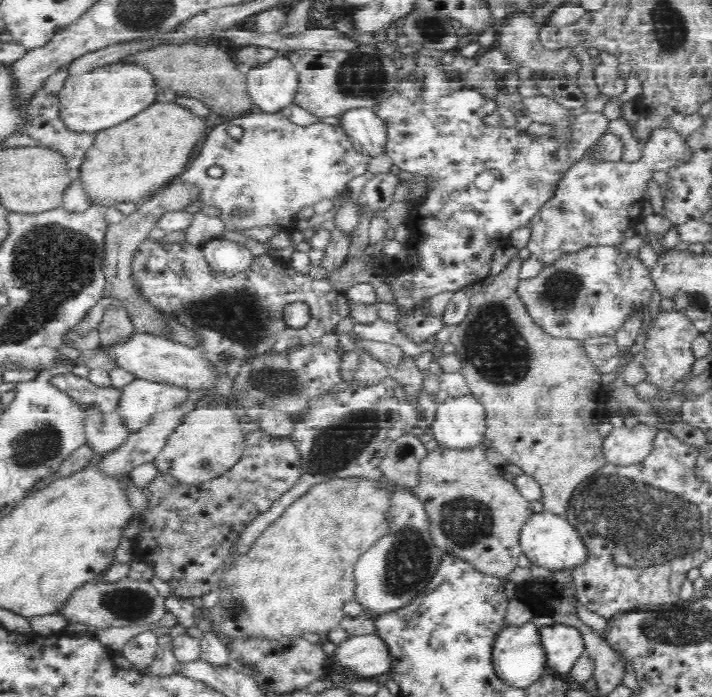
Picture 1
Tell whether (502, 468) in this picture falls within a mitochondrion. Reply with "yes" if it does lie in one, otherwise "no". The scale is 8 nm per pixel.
no

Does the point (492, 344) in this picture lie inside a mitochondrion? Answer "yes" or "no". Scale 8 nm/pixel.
yes

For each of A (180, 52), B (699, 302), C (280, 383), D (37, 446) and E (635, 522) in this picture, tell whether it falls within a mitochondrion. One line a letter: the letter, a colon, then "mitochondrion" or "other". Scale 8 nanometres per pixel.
A: other
B: other
C: mitochondrion
D: mitochondrion
E: mitochondrion

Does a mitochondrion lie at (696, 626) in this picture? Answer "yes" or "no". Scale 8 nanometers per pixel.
yes

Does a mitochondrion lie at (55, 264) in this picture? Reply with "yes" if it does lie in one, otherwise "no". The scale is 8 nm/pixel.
yes

